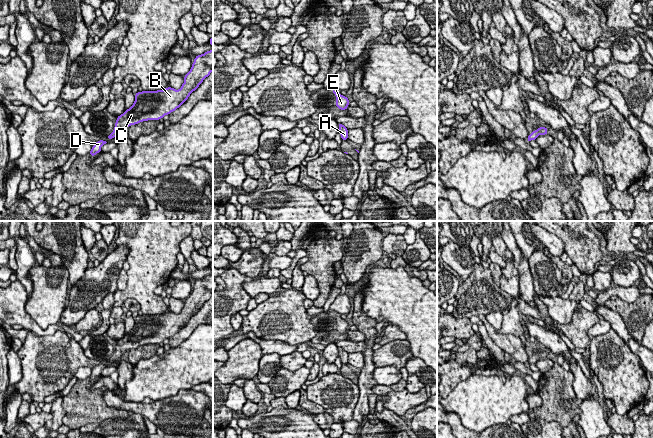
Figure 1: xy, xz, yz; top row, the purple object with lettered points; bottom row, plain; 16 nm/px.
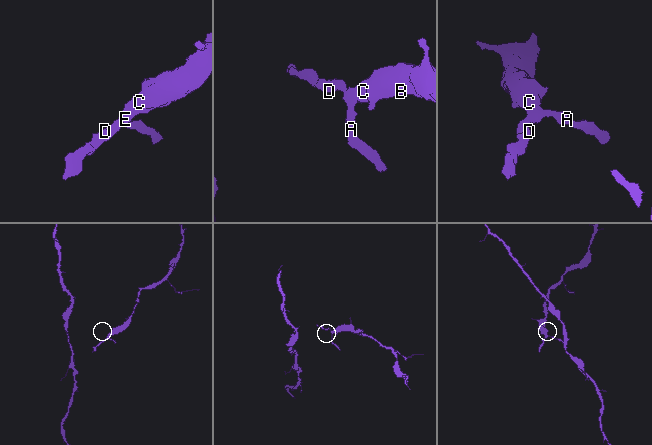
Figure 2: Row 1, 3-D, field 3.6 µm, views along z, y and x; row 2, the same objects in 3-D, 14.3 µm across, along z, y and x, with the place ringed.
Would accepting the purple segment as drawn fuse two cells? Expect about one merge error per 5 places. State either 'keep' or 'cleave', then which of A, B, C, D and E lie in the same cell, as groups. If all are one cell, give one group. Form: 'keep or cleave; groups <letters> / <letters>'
keep; groups A B C D E

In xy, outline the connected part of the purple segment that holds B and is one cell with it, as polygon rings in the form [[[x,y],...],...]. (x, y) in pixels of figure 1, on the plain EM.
[[[213,273],[195,281],[192,291],[190,295],[184,300],[184,307],[179,314],[176,314],[172,311],[167,311],[163,314],[143,314],[142,316],[137,316],[134,319],[135,325],[133,329],[129,333],[125,334],[123,338],[117,341],[114,354],[107,360],[108,363],[111,364],[114,361],[120,360],[126,351],[136,349],[143,345],[160,344],[165,339],[168,339],[171,336],[175,335],[188,323],[190,318],[199,311],[203,304],[208,301],[212,295]]]

